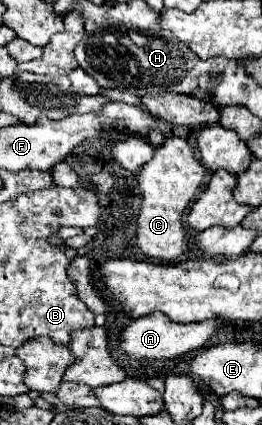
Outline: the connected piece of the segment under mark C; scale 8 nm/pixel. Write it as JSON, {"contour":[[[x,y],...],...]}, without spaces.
{"contour":[[[170,136],[164,140],[162,146],[154,150],[154,156],[150,162],[142,164],[136,172],[136,182],[140,190],[140,214],[138,214],[138,246],[140,250],[154,262],[174,262],[178,260],[186,250],[190,232],[186,232],[182,216],[188,204],[198,196],[200,186],[204,184],[206,168],[198,158],[194,156],[190,144],[182,138]]]}

